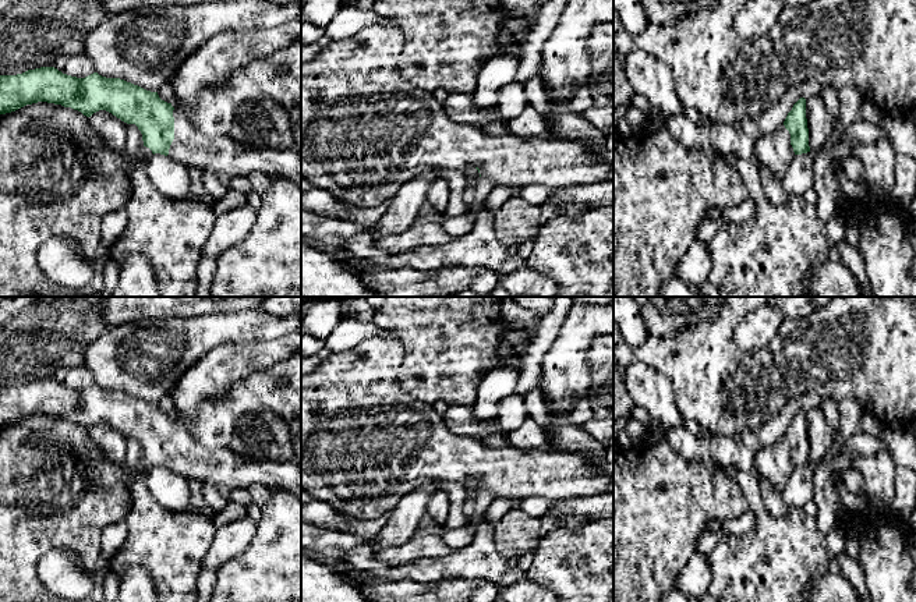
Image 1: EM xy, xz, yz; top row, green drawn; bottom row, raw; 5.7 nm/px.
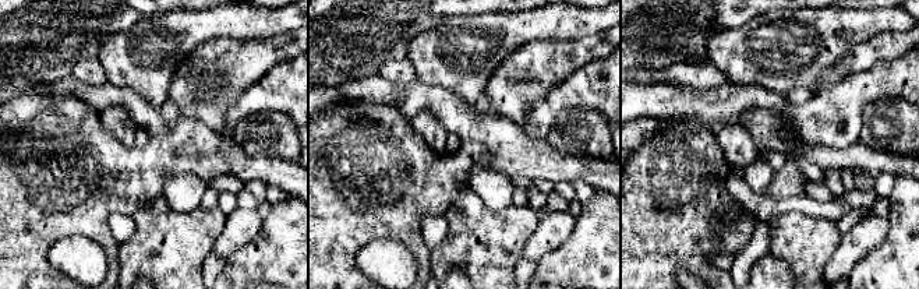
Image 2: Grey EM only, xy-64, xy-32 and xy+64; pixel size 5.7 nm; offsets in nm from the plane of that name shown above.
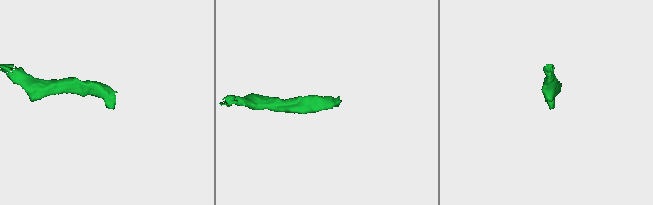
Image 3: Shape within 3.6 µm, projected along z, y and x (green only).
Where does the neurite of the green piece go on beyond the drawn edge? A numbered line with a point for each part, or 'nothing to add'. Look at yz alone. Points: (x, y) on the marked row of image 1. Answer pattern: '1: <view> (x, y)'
1: yz (774, 151)

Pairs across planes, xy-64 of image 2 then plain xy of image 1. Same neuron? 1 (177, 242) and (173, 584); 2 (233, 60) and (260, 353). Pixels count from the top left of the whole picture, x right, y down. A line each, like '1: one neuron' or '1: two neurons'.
1: one neuron
2: one neuron

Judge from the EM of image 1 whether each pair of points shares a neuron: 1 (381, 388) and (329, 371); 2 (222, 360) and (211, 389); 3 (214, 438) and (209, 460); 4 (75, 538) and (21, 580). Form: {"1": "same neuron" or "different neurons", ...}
{"1": "same neuron", "2": "same neuron", "3": "different neurons", "4": "same neuron"}

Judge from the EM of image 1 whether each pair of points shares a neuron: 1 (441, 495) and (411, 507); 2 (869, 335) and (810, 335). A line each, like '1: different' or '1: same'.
1: different
2: same

